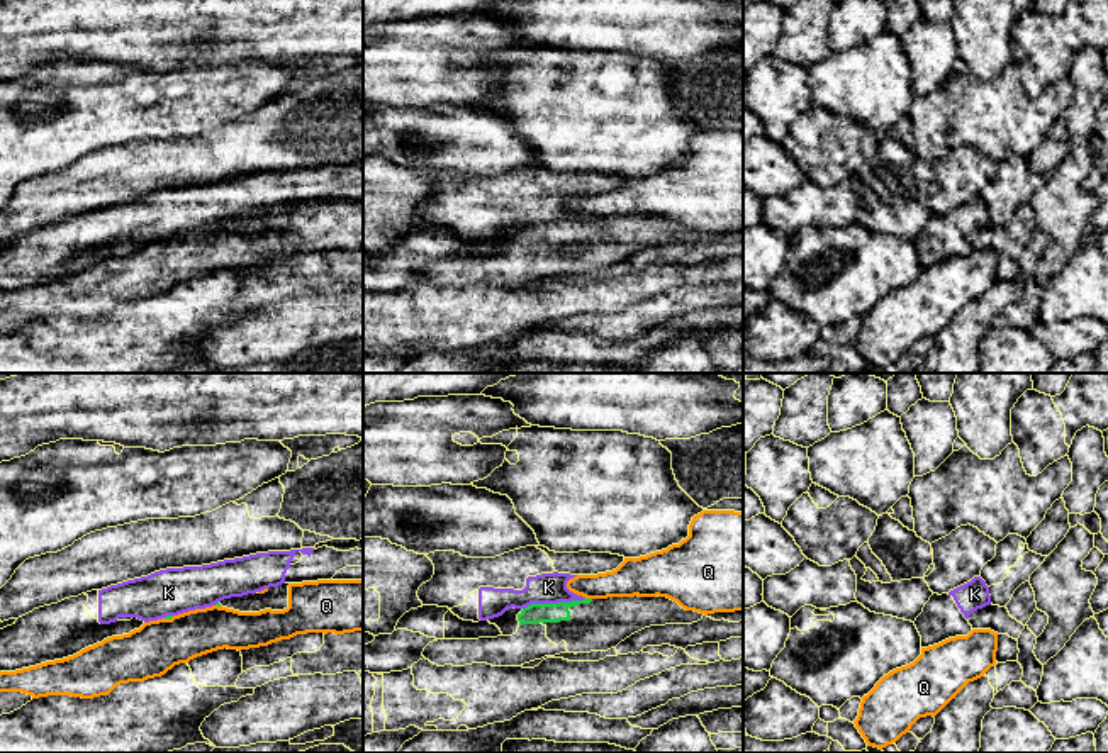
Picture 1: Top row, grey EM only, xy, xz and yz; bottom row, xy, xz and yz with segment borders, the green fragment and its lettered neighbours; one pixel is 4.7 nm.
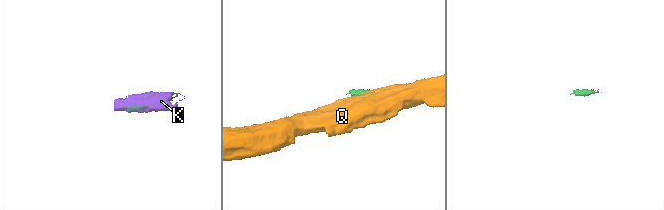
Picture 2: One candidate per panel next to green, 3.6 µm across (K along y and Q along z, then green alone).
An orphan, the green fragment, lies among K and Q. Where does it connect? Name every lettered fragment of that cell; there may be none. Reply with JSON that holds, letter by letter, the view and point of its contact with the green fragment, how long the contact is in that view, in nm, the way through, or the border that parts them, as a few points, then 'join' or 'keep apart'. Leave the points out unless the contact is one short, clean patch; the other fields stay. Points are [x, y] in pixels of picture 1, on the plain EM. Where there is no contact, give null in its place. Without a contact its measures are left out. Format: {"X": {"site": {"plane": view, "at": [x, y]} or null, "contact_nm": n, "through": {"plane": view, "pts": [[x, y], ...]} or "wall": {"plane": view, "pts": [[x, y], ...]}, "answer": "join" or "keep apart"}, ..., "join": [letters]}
{"K": {"site": {"plane": "xz", "at": [554, 224]}, "contact_nm": 300, "wall": {"plane": "xz", "pts": [[584, 217], [531, 223], [523, 229]]}, "answer": "keep apart"}, "Q": {"site": {"plane": "xz", "at": [589, 219]}, "contact_nm": 30, "wall": {"plane": "xz", "pts": [[586, 217], [591, 219]]}, "answer": "keep apart"}, "join": []}

